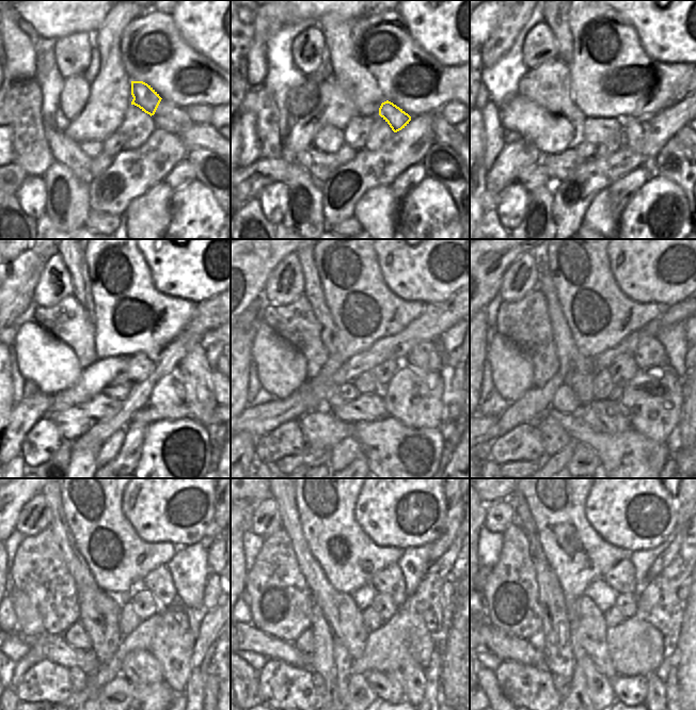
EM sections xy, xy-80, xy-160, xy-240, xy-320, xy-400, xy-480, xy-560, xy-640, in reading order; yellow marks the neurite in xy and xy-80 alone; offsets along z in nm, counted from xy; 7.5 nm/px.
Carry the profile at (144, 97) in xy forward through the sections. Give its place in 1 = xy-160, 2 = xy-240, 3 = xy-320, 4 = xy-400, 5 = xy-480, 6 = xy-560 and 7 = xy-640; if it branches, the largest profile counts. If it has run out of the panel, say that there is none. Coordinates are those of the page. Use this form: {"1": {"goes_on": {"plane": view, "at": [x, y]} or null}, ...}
{"1": {"goes_on": {"plane": "xy-160", "at": [634, 128]}}, "2": {"goes_on": {"plane": "xy-240", "at": [169, 391]}}, "3": {"goes_on": {"plane": "xy-320", "at": [415, 399]}}, "4": {"goes_on": {"plane": "xy-400", "at": [653, 399]}}, "5": {"goes_on": {"plane": "xy-480", "at": [173, 643]}}, "6": {"goes_on": {"plane": "xy-560", "at": [413, 676]}}, "7": {"goes_on": {"plane": "xy-640", "at": [655, 695]}}}

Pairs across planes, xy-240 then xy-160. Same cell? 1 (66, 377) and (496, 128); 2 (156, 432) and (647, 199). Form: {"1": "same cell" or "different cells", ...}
{"1": "different cells", "2": "same cell"}

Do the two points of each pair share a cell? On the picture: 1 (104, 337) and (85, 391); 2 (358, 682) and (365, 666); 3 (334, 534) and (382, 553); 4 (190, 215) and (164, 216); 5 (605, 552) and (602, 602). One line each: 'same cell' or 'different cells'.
1: different cells
2: different cells
3: same cell
4: different cells
5: different cells

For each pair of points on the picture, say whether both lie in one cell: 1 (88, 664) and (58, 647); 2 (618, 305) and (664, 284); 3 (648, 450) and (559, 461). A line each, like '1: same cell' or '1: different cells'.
1: same cell
2: different cells
3: different cells

